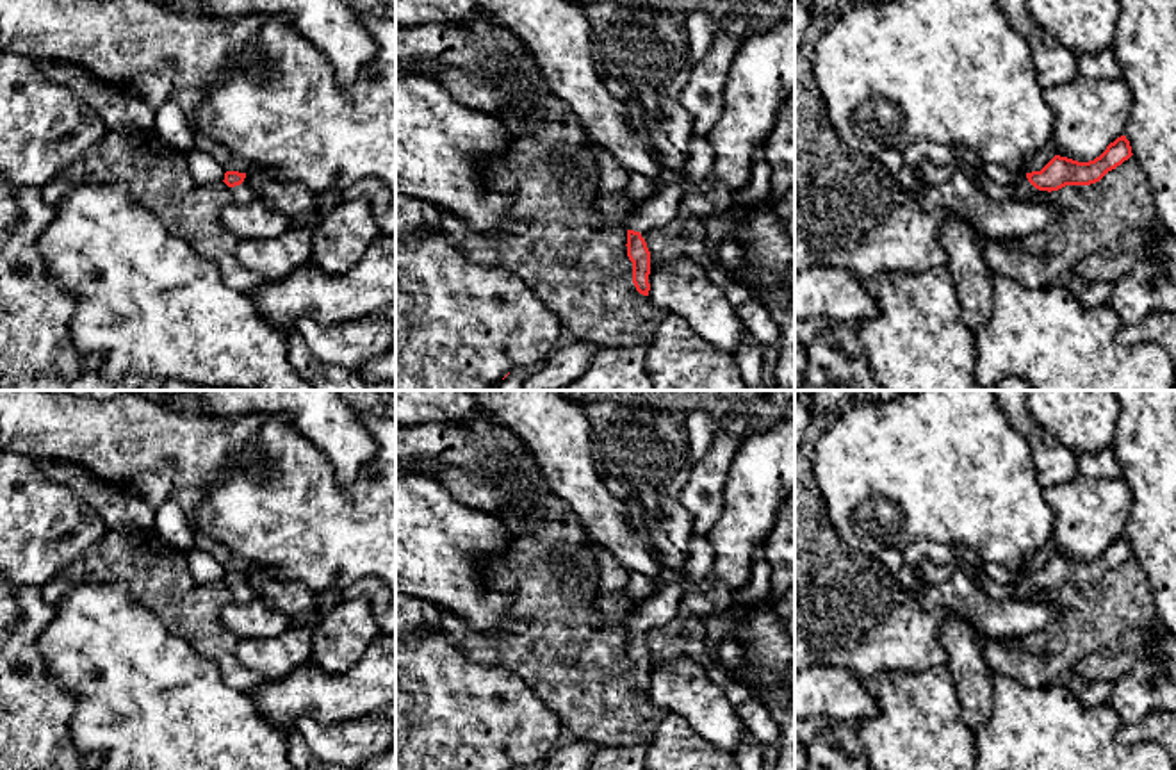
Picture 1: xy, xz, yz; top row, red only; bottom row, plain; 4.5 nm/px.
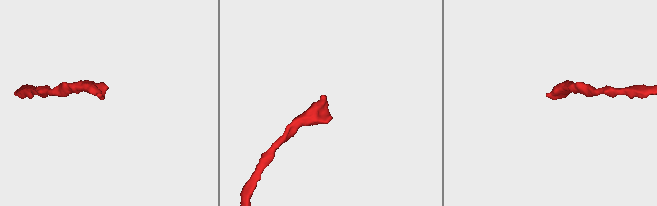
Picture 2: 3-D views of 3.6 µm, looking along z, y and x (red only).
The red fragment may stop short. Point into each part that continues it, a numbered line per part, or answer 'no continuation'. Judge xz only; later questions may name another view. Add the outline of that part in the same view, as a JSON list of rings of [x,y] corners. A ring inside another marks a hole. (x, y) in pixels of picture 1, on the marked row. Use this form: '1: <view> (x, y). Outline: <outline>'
1: xz (660, 209). Outline: [[[711,176],[698,184],[677,184],[677,185],[665,185],[656,194],[647,198],[636,209],[633,209],[625,217],[627,230],[640,232],[647,242],[647,235],[657,228],[665,228],[681,209],[681,201],[684,196],[690,194],[702,194],[715,187],[715,176]]]

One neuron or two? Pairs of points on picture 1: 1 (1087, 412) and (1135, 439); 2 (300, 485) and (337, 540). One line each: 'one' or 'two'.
1: two
2: one

